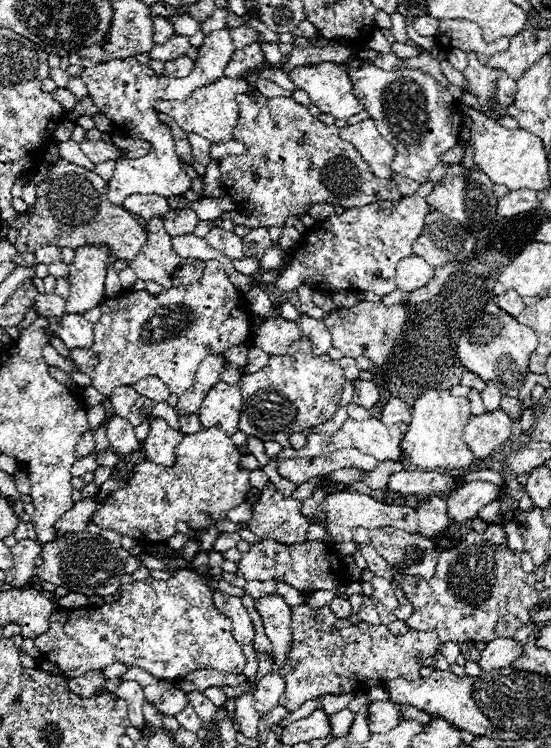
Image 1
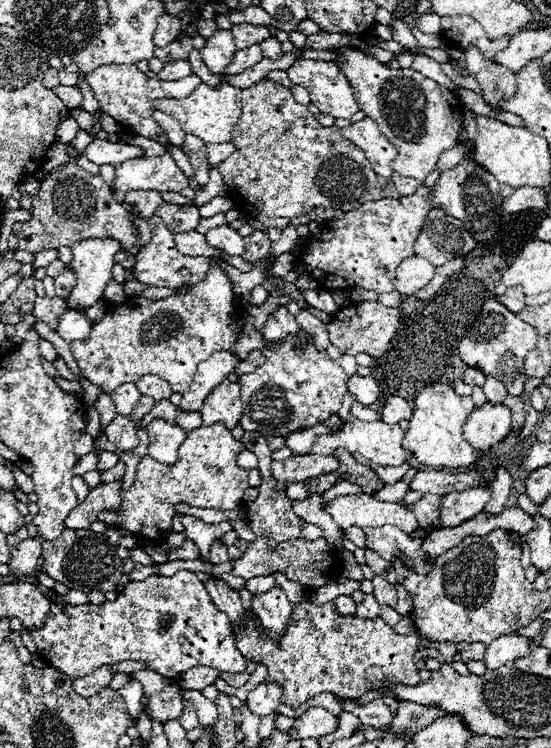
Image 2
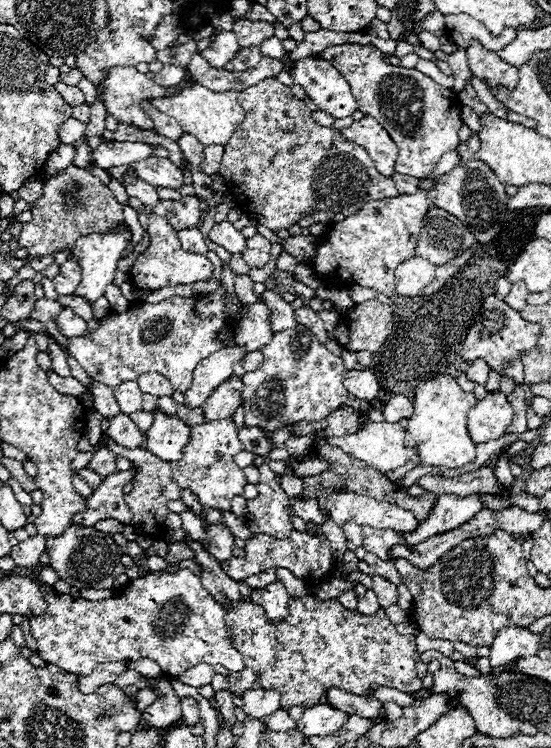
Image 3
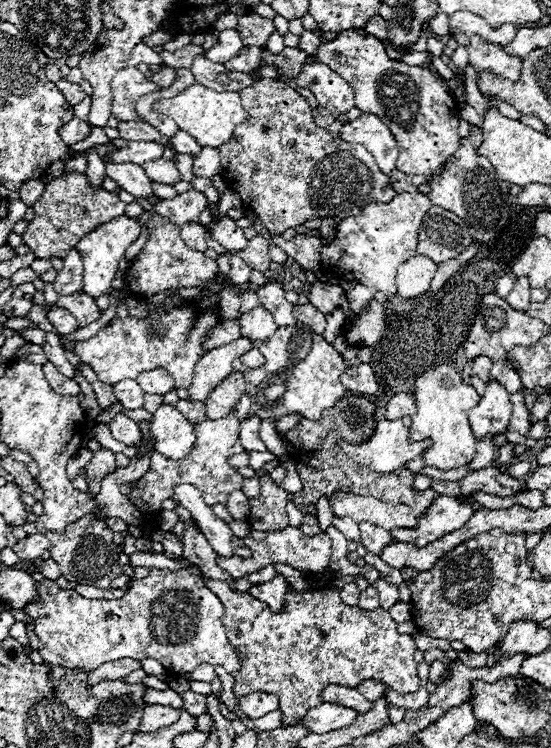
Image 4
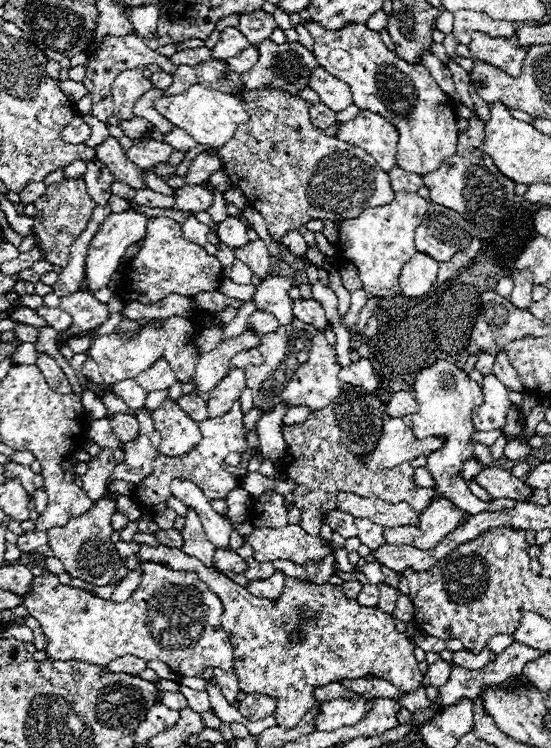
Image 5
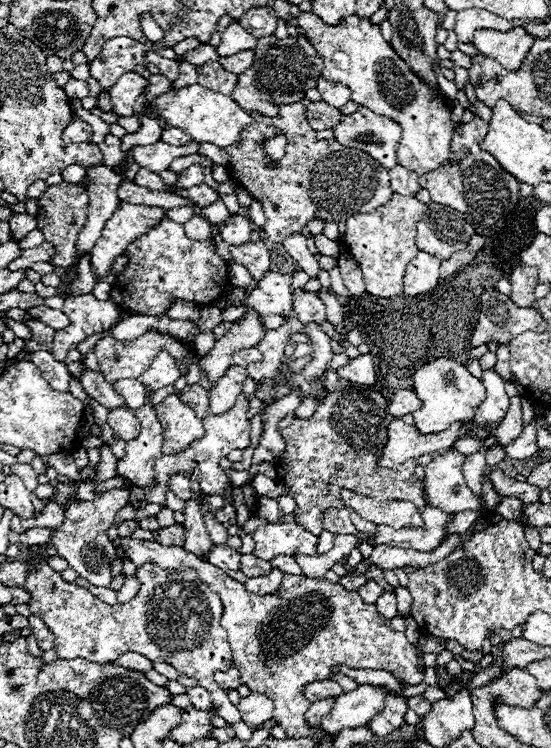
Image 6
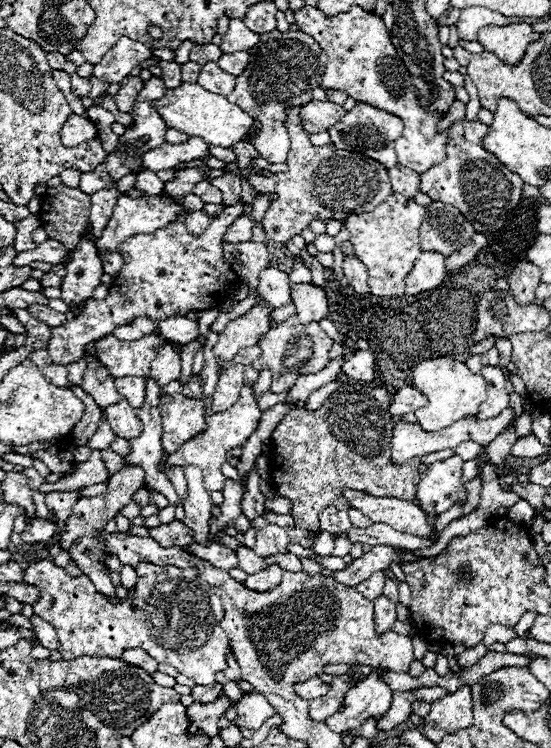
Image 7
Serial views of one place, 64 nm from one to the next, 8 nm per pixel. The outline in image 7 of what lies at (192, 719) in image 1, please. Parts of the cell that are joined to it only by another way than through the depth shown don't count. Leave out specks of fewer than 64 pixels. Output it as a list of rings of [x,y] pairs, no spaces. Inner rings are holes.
[[[194,686],[192,688],[192,698],[196,700],[196,702],[202,702],[202,704],[210,704],[210,702],[214,702],[218,696],[220,696],[220,692],[222,692],[222,686],[214,686],[214,688],[208,688],[208,686]]]

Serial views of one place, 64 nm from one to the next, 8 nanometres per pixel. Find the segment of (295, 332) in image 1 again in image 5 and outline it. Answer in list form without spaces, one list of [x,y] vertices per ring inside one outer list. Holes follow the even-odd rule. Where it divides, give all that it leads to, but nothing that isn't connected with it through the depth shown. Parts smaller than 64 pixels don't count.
[[[266,276],[262,284],[258,284],[254,292],[254,302],[258,310],[266,310],[278,318],[282,326],[294,320],[292,316],[292,300],[288,298],[290,280],[282,276]]]

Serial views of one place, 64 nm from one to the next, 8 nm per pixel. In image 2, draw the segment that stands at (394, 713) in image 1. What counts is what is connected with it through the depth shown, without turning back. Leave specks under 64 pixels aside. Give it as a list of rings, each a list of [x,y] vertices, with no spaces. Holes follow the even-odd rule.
[[[352,698],[344,702],[344,710],[350,710],[356,714],[366,728],[386,728],[392,724],[394,716],[392,710],[382,702],[382,700],[372,700],[366,706],[358,706]]]

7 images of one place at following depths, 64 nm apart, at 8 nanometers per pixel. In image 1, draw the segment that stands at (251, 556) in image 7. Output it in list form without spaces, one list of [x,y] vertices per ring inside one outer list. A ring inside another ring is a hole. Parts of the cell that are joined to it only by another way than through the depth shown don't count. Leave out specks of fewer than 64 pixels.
[[[250,580],[244,590],[254,600],[260,600],[266,594],[276,594],[276,582],[254,582],[254,580]]]

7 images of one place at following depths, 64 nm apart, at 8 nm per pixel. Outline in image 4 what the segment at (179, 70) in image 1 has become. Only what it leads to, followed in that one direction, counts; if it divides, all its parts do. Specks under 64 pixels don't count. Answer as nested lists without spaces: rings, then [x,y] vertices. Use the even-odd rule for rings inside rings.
[[[162,66],[162,70],[158,74],[152,76],[152,82],[156,82],[160,88],[168,88],[176,78],[176,70],[170,66]]]

